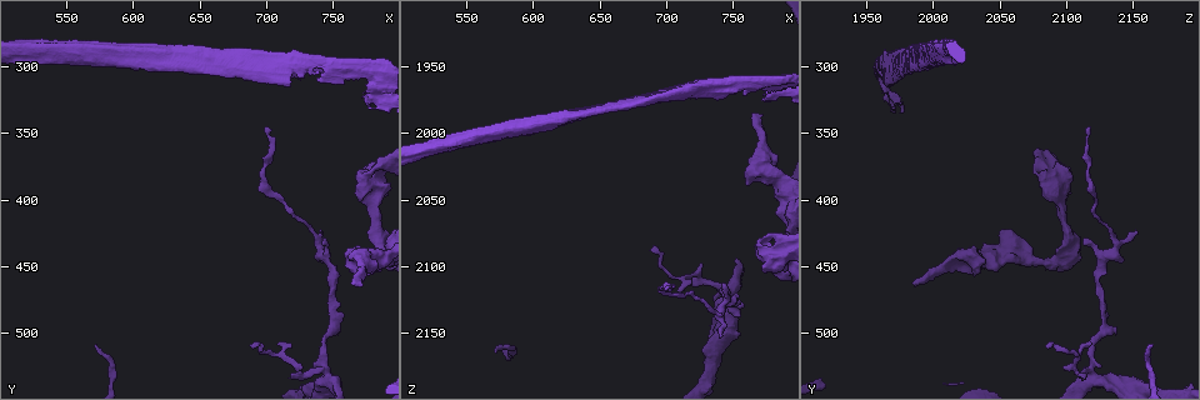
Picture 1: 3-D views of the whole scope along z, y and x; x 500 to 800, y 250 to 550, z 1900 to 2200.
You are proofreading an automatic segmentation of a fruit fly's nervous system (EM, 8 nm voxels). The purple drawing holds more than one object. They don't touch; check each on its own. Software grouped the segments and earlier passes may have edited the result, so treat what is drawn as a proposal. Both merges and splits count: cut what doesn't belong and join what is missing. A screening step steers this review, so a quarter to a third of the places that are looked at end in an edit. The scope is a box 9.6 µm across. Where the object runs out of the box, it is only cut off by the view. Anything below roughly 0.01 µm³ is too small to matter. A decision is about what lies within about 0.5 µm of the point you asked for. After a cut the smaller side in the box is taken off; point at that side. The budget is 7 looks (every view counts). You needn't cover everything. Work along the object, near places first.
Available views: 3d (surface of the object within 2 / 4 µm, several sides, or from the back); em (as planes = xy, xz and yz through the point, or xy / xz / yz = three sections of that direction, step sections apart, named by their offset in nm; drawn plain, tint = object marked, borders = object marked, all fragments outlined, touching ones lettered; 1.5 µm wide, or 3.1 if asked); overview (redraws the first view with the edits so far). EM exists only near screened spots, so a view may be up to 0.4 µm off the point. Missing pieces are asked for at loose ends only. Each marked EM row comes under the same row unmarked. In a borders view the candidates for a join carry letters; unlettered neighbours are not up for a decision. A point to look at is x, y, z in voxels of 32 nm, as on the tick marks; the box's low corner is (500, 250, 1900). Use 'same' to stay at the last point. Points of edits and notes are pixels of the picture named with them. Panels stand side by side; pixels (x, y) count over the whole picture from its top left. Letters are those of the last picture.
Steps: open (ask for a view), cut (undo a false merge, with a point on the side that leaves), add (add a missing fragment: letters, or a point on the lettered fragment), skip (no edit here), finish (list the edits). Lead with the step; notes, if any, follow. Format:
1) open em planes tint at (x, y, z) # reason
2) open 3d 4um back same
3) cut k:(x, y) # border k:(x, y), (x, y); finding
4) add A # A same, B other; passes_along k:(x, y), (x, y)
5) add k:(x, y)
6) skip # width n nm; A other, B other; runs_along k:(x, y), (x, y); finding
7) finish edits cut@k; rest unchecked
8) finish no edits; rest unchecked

open em planes borders at (746, 534, 2120) # four-way junction

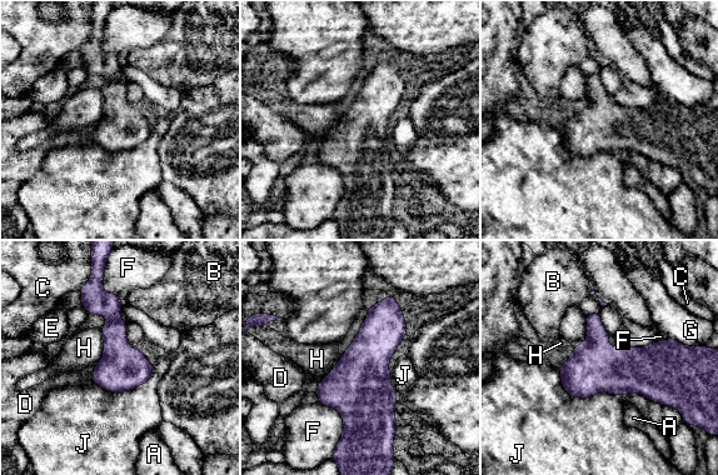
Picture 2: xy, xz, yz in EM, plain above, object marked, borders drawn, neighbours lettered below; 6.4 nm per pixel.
skip # A other, B other, C other, D other, E other, F other, G other, H other, J other; border 2:(100, 329), (103, 356), (94, 365); continuous, no second neuron

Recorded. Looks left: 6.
open em planes borders at (688, 512, 2084) # branch stops here

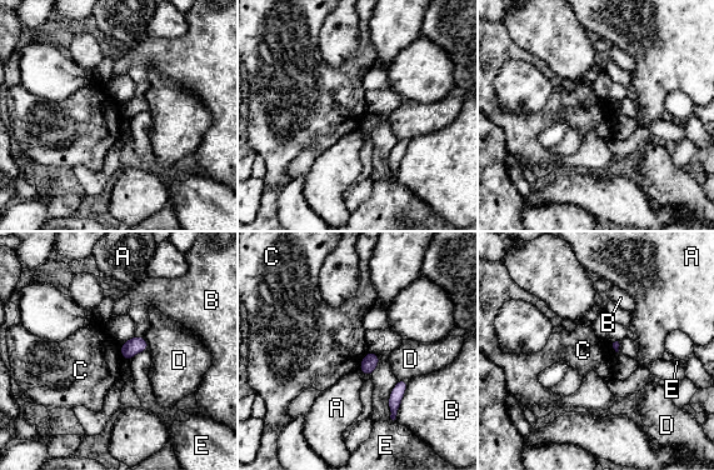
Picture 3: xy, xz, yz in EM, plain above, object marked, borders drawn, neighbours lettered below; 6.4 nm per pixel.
skip # A other, B other, C other, D other, E other; border 3:(367, 351), (358, 369); no lettered fragment goes on from it

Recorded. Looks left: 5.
open em planes borders at (744, 432, 2110) # an open end

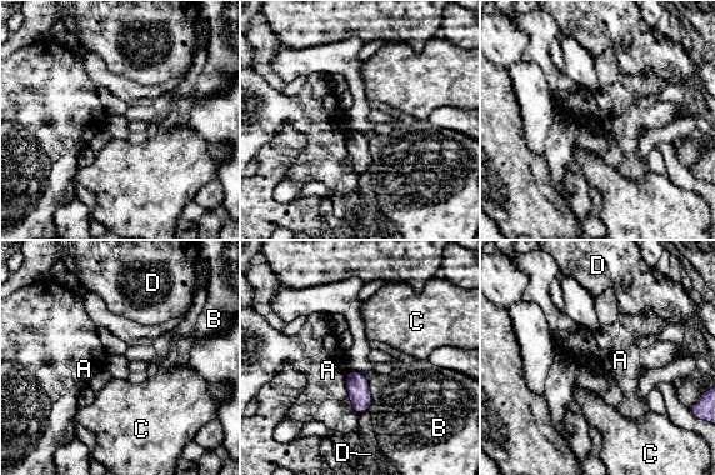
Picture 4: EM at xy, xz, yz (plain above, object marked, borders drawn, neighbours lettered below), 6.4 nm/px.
skip # A other, B other, C other, D other; border 4:(366, 378), (371, 396), (369, 409); none of them fits

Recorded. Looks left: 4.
finish no edits; rest unchecked

